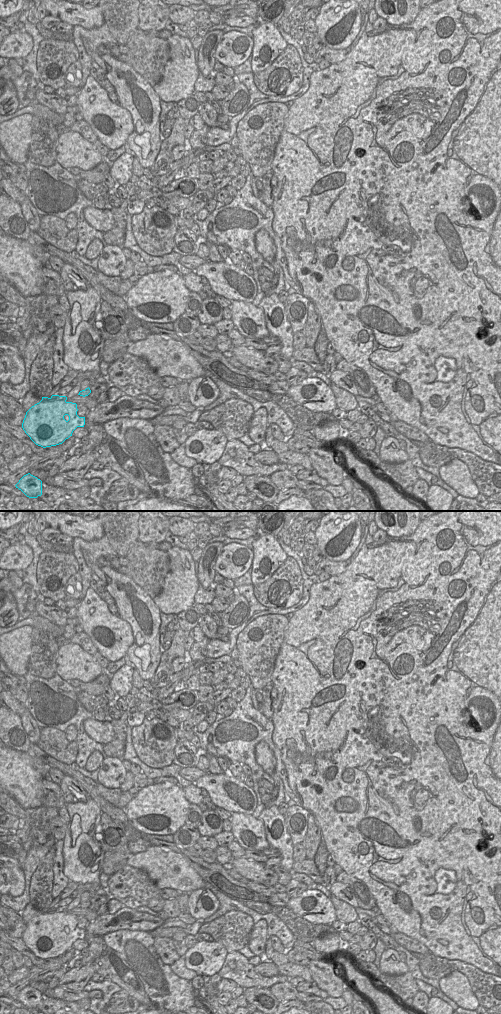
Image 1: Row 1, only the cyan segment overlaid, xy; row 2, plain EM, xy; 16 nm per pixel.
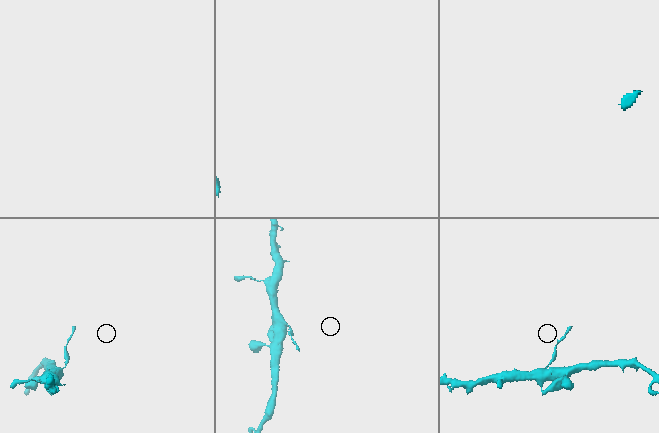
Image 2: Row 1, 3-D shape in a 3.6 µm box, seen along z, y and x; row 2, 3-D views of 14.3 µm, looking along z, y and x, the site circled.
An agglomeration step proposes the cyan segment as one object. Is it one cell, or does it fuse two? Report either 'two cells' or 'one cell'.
two cells

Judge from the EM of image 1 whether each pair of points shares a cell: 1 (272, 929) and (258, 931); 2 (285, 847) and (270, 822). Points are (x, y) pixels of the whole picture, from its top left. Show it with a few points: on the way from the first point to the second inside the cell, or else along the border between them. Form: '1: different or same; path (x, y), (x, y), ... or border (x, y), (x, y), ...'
1: different; border (259, 919), (266, 922), (268, 936)
2: same; path (284, 838), (284, 825), (279, 819)

